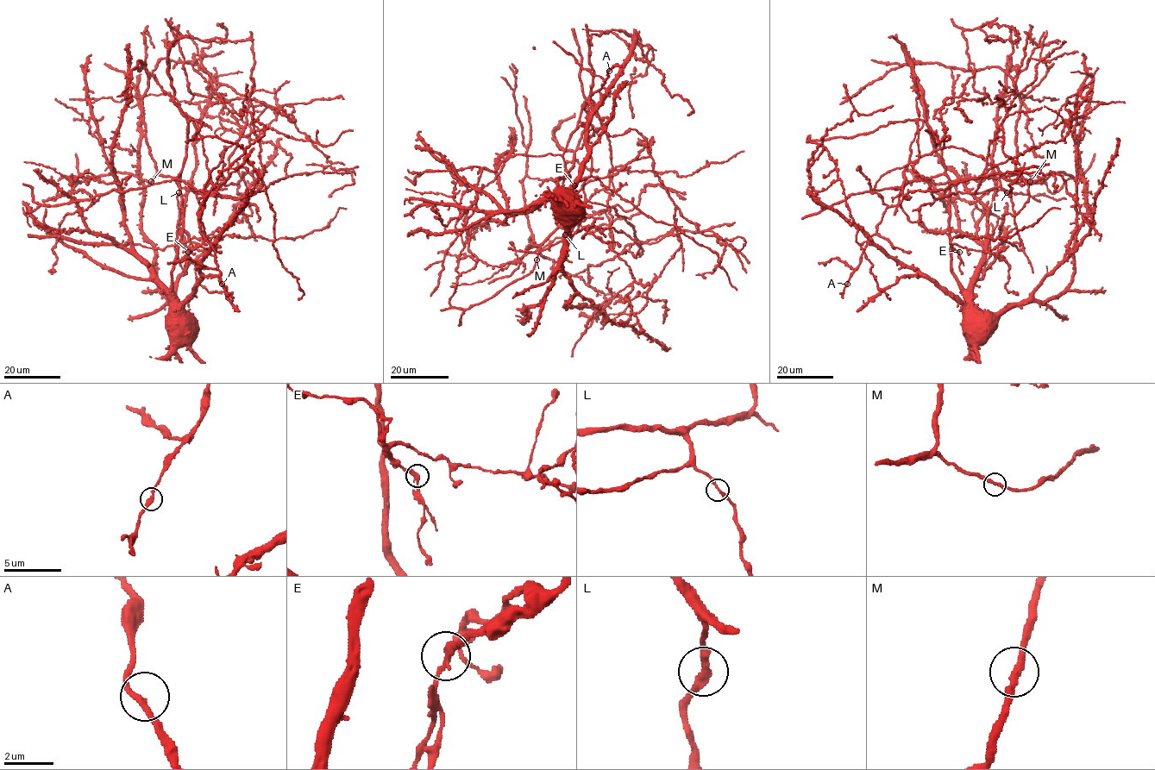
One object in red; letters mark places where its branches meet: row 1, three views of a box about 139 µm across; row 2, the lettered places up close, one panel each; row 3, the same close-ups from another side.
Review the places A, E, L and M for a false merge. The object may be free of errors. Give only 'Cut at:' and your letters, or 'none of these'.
Cut at: none of these

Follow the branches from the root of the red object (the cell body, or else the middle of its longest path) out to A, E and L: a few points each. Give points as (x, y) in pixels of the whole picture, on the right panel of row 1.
A: (964, 309), (921, 272), (902, 266), (873, 245), (866, 245), (861, 263), (847, 284)
E: (964, 309), (921, 272), (902, 266), (867, 242), (885, 210), (899, 204), (911, 222), (944, 233), (959, 252)
L: (964, 309), (963, 287), (951, 269), (949, 231), (950, 184), (960, 178), (995, 178), (1007, 192)

